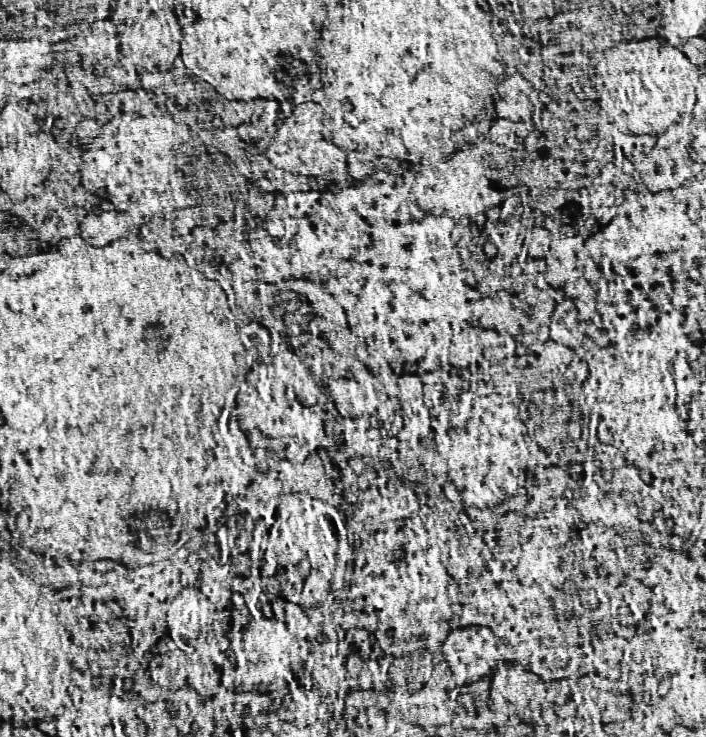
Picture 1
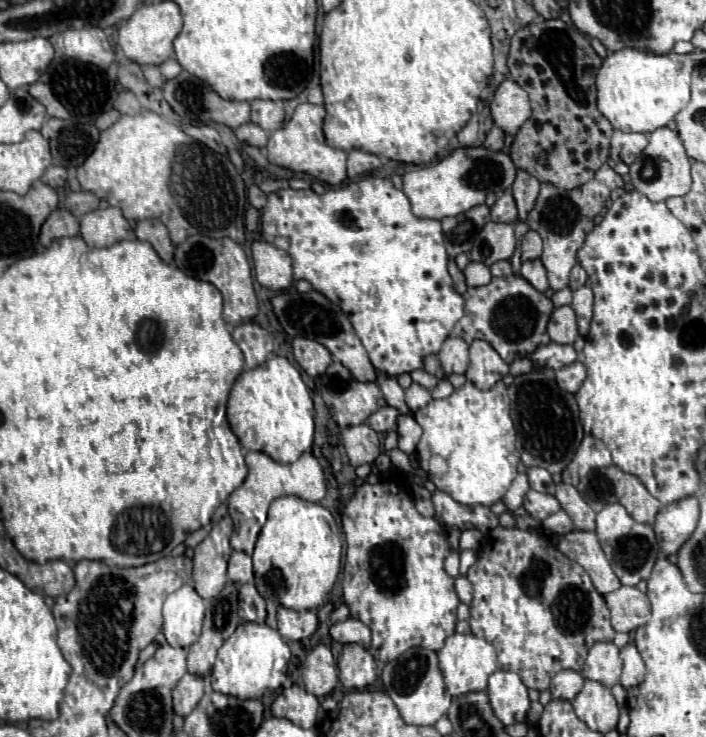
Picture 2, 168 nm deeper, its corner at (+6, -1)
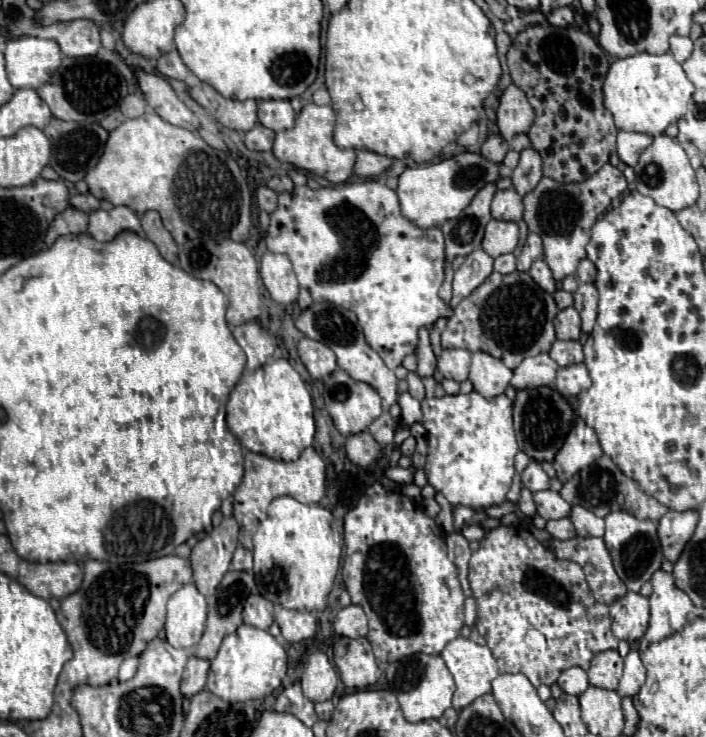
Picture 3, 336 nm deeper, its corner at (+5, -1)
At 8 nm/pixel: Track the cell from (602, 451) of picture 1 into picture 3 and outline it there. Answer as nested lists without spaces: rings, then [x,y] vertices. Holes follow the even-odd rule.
[[[575,416],[575,428],[571,430],[571,436],[567,436],[567,444],[563,444],[559,450],[559,456],[555,456],[553,466],[557,470],[557,478],[561,482],[567,482],[579,470],[597,462],[601,456],[603,450],[597,434],[579,416]]]

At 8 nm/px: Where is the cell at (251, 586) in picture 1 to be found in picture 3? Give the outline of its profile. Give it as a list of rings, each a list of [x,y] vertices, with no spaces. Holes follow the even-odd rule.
[[[251,594],[243,606],[243,620],[251,626],[267,630],[273,624],[273,604],[259,594]]]

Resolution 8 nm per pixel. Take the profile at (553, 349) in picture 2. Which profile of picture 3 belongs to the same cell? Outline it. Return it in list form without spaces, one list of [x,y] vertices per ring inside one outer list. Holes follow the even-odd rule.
[[[555,340],[555,344],[549,350],[549,356],[559,366],[569,366],[569,364],[575,364],[575,362],[583,362],[583,346],[579,342]]]

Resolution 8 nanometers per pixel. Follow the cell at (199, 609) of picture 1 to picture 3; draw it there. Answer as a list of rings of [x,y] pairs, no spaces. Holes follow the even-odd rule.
[[[193,582],[179,588],[167,602],[167,642],[175,648],[193,648],[201,640],[209,612],[209,596],[203,596]]]

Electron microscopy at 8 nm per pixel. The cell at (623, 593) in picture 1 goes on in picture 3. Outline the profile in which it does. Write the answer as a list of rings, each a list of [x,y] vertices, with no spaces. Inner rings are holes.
[[[627,592],[611,606],[611,630],[619,640],[635,642],[643,636],[649,622],[649,600],[637,592]]]

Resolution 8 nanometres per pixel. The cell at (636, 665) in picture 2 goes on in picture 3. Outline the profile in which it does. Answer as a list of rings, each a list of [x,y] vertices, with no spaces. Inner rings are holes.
[[[633,646],[625,656],[625,670],[619,680],[617,692],[619,696],[635,696],[643,684],[645,684],[645,666],[639,658],[637,648]]]

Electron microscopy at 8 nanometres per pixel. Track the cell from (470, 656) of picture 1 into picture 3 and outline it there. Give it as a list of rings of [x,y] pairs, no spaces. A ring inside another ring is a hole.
[[[463,636],[451,640],[445,646],[445,650],[441,652],[441,658],[445,660],[449,672],[455,678],[455,686],[457,686],[457,690],[453,694],[453,708],[455,710],[461,710],[463,706],[471,704],[475,698],[489,694],[491,692],[491,682],[495,680],[495,676],[499,676],[497,660],[493,658],[491,650],[487,646],[481,646],[481,644],[471,642],[469,638],[463,638]]]

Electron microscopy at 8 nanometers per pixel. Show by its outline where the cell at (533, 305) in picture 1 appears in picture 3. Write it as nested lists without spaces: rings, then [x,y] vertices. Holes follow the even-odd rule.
[[[493,272],[471,296],[457,304],[441,334],[441,346],[467,348],[469,352],[483,350],[495,358],[503,358],[509,368],[515,368],[525,356],[549,352],[555,342],[553,318],[557,312],[553,296],[541,290],[527,272],[513,272],[507,276]]]

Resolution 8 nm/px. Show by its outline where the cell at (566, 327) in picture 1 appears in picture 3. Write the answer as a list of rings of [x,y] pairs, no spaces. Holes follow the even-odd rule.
[[[565,308],[555,316],[555,332],[557,340],[579,340],[581,336],[581,320],[575,308]]]

